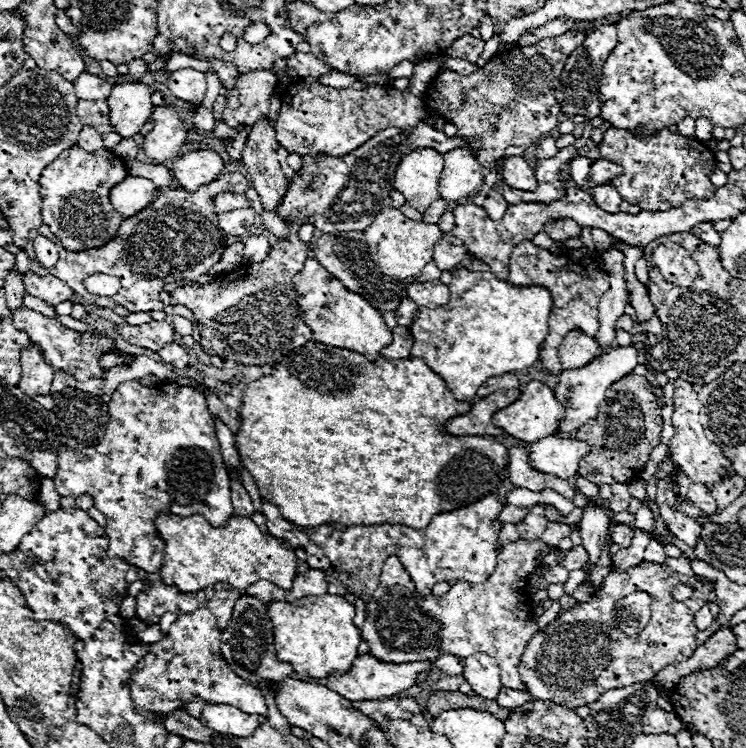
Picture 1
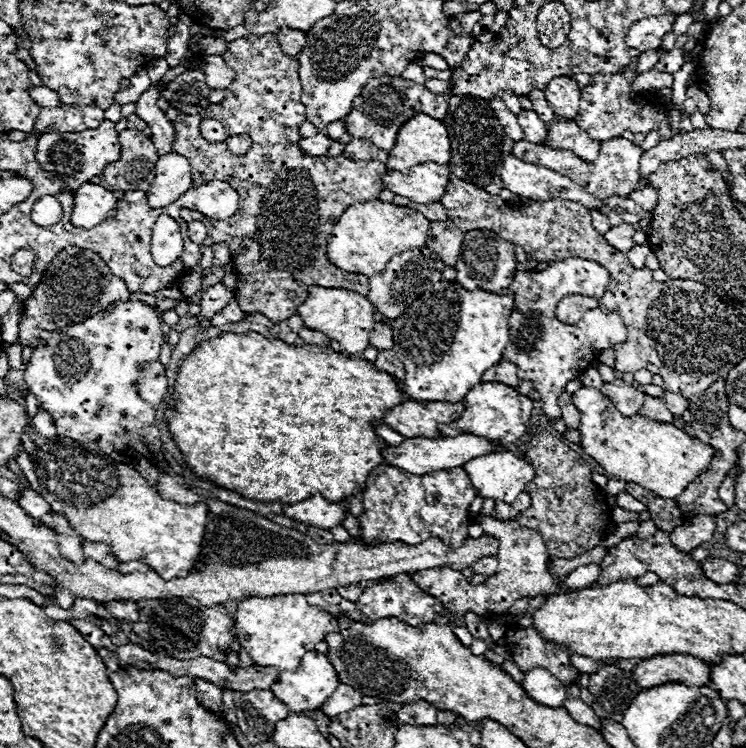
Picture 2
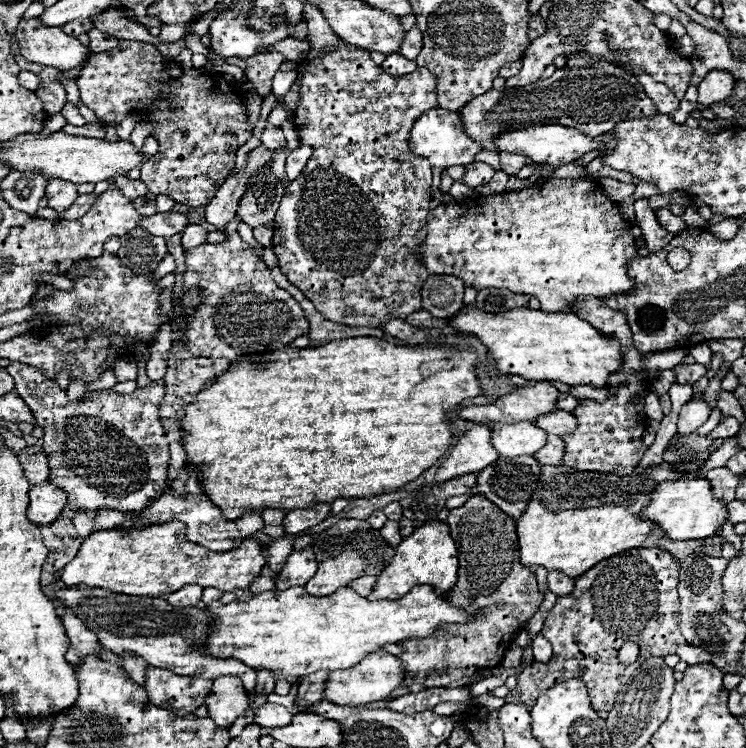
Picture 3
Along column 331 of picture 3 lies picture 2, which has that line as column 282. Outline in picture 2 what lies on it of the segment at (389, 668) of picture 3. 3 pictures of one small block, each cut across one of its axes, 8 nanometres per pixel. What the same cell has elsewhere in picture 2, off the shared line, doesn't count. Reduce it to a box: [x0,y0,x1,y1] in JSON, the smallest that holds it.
[272,650,340,712]

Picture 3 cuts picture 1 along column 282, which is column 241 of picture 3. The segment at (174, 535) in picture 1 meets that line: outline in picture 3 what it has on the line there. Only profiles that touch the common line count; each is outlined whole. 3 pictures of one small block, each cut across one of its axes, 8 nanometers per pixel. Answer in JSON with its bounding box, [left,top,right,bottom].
[56,522,266,598]

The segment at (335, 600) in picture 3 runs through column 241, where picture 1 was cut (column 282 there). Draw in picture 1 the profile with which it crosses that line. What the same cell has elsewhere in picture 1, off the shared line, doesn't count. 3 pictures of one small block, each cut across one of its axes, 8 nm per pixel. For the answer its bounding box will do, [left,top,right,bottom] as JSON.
[268,596,362,678]

